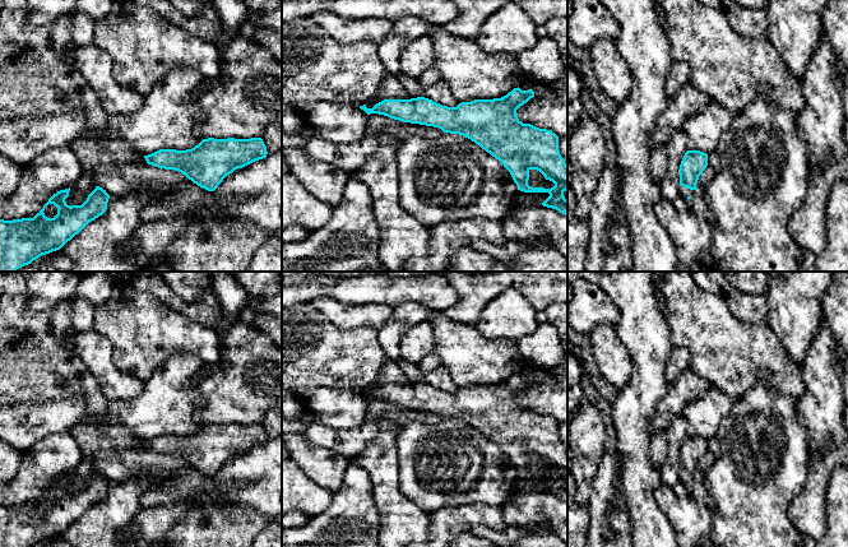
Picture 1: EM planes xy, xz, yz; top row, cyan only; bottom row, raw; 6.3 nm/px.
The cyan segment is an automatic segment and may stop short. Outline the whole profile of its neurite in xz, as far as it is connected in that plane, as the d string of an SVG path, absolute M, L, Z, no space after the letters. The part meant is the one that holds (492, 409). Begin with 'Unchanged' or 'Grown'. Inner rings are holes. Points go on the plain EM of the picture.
Unchanged. M518 372L501 384L474 385L472 388L462 388L457 393L442 391L432 385L417 383L411 385L384 385L376 389L372 394L367 394L366 390L360 391L360 394L367 400L379 399L403 408L434 412L441 414L444 418L459 419L471 425L504 450L516 469L518 476L524 478L548 478L550 482L542 488L542 491L556 495L567 501L567 486L564 482L564 478L567 476L567 450L559 436L559 422L551 416L539 414L530 409L523 409L516 402L516 395L533 383L534 377L532 375L522 376ZM530 455L539 456L545 464L552 467L555 472L551 474L529 472L528 465Z

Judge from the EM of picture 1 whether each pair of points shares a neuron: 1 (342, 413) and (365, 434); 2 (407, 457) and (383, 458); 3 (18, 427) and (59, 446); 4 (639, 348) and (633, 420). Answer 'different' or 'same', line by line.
1: different
2: different
3: different
4: same

